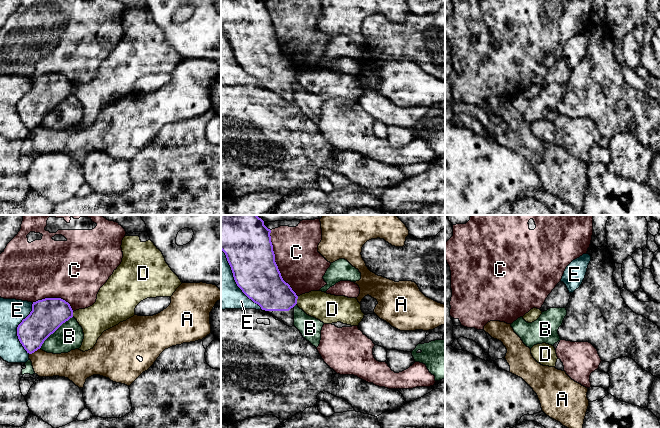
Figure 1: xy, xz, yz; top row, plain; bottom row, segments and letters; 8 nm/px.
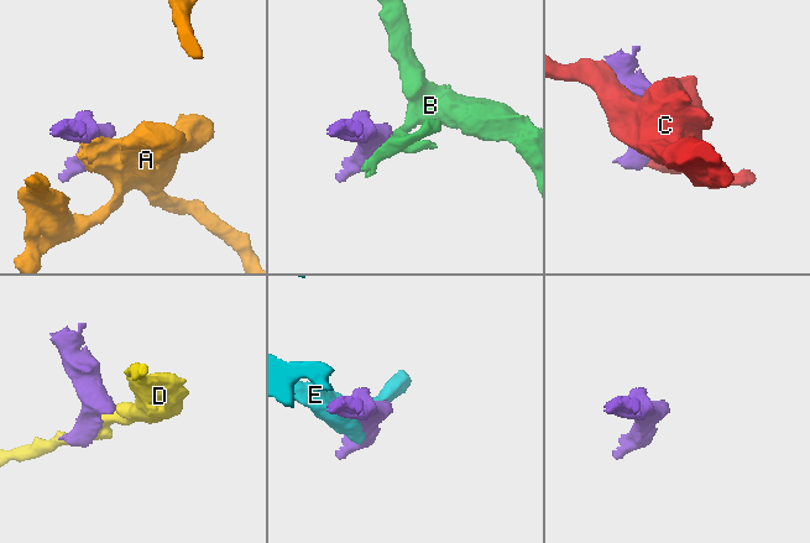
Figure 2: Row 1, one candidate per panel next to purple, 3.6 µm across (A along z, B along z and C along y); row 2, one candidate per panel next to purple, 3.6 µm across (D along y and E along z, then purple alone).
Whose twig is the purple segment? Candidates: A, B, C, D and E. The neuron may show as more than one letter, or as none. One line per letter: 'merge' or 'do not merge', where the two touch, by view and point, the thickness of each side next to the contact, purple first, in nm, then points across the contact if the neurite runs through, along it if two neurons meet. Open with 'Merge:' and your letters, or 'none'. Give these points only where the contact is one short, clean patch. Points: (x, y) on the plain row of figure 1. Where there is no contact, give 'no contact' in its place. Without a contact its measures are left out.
Merge: none
A: do not merge; meets purple in xy at (34, 127); 240 nm thick on the purple side, 190 nm on the other
B: do not merge; meets purple in xy at (54, 107); 260 nm thick on the purple side, 220 nm on the other
C: do not merge; meets purple in xz at (275, 39); 380 nm thick on the purple side, 360 nm on the other
D: do not merge; meets purple in xz at (296, 76); 280 nm thick on the purple side, 220 nm on the other
E: do not merge; meets purple in xz at (234, 55); 380 nm thick on the purple side, 280 nm on the other

